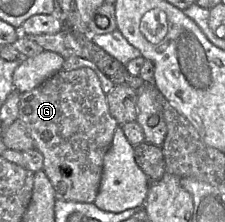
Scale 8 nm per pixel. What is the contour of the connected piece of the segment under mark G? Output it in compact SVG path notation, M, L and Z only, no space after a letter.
M90 68L60 70L41 85L20 95L18 120L33 139L34 149L43 155L42 171L50 180L57 200L94 203L104 156L111 147L115 130L120 126L109 112L106 97L97 75Z

